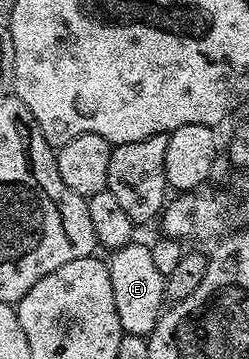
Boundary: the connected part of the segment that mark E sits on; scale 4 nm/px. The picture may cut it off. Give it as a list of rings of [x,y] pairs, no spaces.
[[[134,241],[116,248],[108,256],[111,294],[115,297],[115,309],[119,312],[119,325],[126,335],[149,336],[159,321],[166,306],[165,276],[159,273],[155,260],[151,258],[151,246],[148,242]]]

